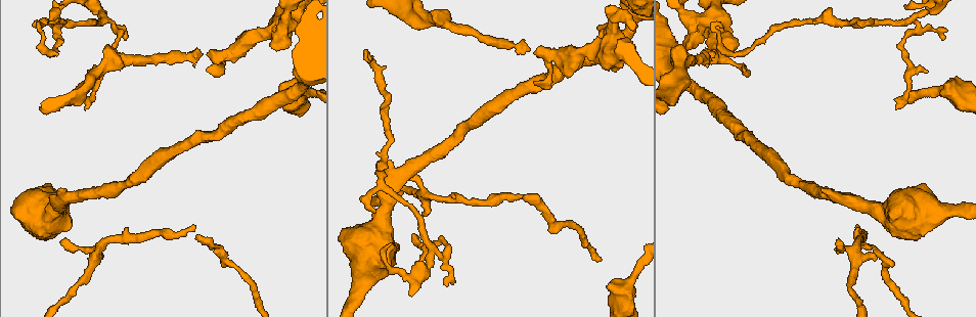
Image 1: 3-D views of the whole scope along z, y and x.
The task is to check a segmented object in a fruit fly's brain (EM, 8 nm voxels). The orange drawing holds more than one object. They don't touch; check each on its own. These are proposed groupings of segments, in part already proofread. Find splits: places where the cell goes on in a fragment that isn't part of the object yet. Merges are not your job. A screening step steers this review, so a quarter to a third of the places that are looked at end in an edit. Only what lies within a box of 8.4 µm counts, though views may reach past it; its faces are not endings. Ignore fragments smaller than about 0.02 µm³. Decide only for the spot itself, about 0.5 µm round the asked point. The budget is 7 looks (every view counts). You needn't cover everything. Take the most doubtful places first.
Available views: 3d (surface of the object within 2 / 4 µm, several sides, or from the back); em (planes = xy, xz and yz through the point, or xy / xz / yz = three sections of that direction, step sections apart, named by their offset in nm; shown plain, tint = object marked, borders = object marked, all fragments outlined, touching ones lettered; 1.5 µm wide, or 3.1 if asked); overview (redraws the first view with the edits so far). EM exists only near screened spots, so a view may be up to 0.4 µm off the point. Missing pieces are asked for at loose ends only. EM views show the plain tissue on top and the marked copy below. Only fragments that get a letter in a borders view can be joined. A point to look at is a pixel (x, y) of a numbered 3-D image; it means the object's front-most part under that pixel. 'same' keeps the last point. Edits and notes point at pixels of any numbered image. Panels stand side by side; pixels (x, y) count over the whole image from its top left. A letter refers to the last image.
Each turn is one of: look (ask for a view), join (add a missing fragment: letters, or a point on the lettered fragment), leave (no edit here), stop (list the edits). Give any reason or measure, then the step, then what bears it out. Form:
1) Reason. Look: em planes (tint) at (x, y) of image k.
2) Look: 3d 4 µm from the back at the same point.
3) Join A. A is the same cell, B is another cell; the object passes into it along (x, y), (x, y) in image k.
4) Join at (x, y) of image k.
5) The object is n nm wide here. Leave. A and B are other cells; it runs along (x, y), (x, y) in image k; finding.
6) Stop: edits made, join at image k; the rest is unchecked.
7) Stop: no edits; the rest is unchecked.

Thick end. Look: 3d 2 µm at (61, 189) of image 1.

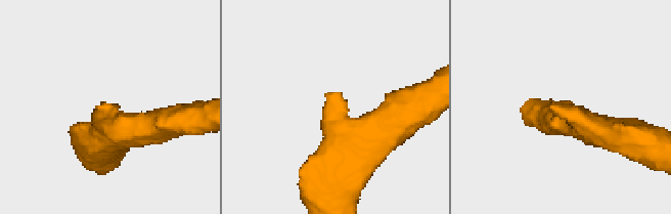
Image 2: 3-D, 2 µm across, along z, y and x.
Shape alone is not enough. Look: em planes (borders) at (101, 105) of image 2.

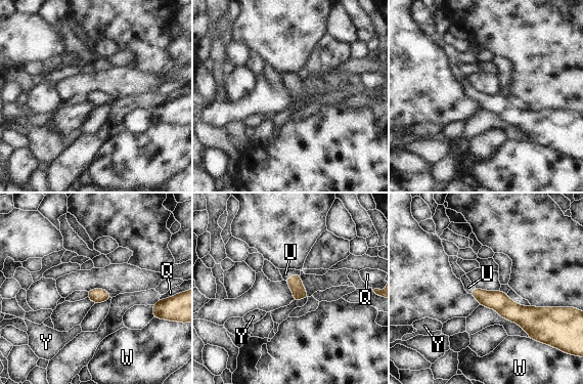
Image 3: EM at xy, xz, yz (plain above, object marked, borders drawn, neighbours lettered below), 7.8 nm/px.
The longest contact is with U, 130 nm. Join U. U is the same cell, Q, W and Y are other cells; the cell continues.

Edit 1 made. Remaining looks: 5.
An open end. Look: em yz step 8 (borders) at (364, 50) of image 1.

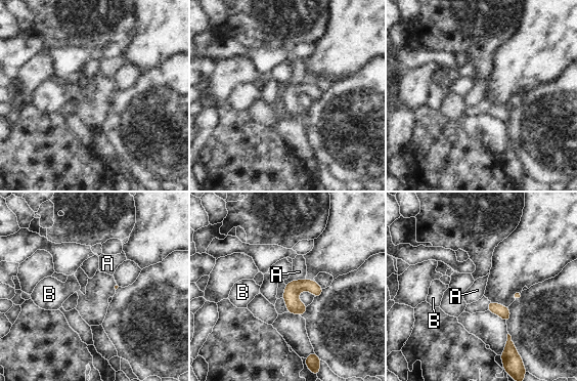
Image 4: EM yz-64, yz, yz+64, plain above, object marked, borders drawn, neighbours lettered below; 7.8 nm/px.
Look: em planes (borders) at the same point.

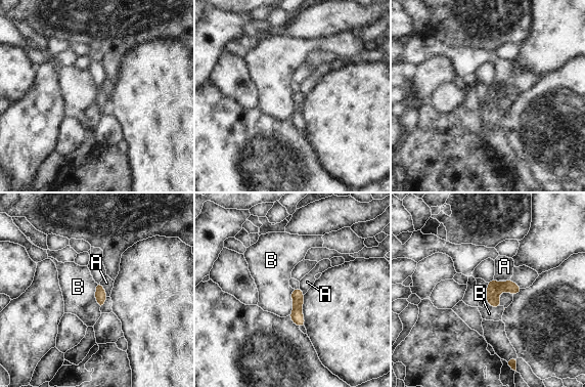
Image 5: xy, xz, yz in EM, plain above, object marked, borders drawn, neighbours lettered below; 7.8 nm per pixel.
The object is 90 nm wide here. Leave. A and B are other cells; it runs along (296, 291), (298, 319), (302, 324) in image 5; no lettered fragment goes on from it.

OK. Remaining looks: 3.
An open end. Look: 3d 2 µm at (209, 71) of image 1.

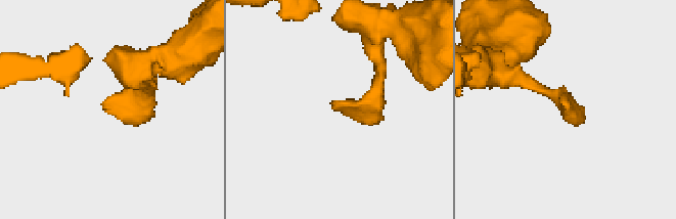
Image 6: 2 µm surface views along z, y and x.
Shape alone is not enough. Look: em yz step 4 (borders) at (340, 111) of image 6.

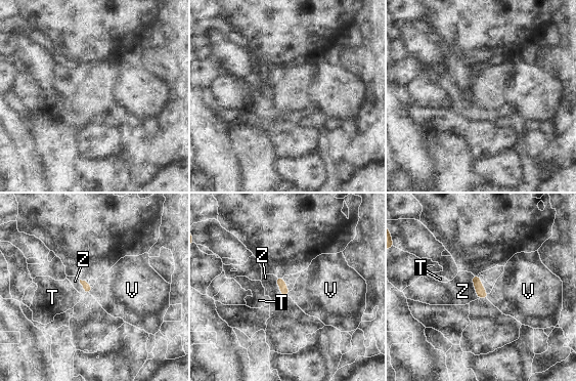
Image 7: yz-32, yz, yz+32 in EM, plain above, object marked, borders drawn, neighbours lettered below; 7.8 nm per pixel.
Another direction. Look: em planes (borders) at the same point.

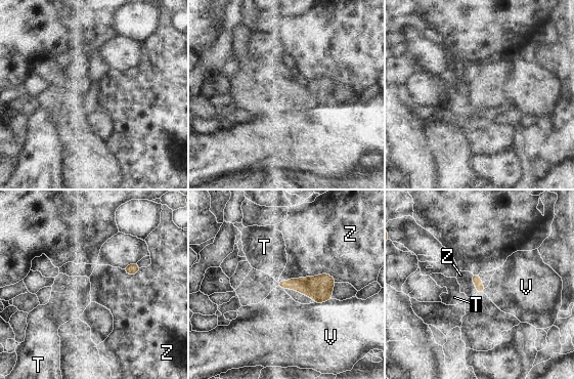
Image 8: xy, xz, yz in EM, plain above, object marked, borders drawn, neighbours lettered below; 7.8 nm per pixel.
Leave. T, V and Z are other cells; a border runs along (330, 298), (322, 302), (314, 302) in image 8; none of them fits.

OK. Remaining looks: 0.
Stop: edits made, join at image 3; the rest is unchecked.

